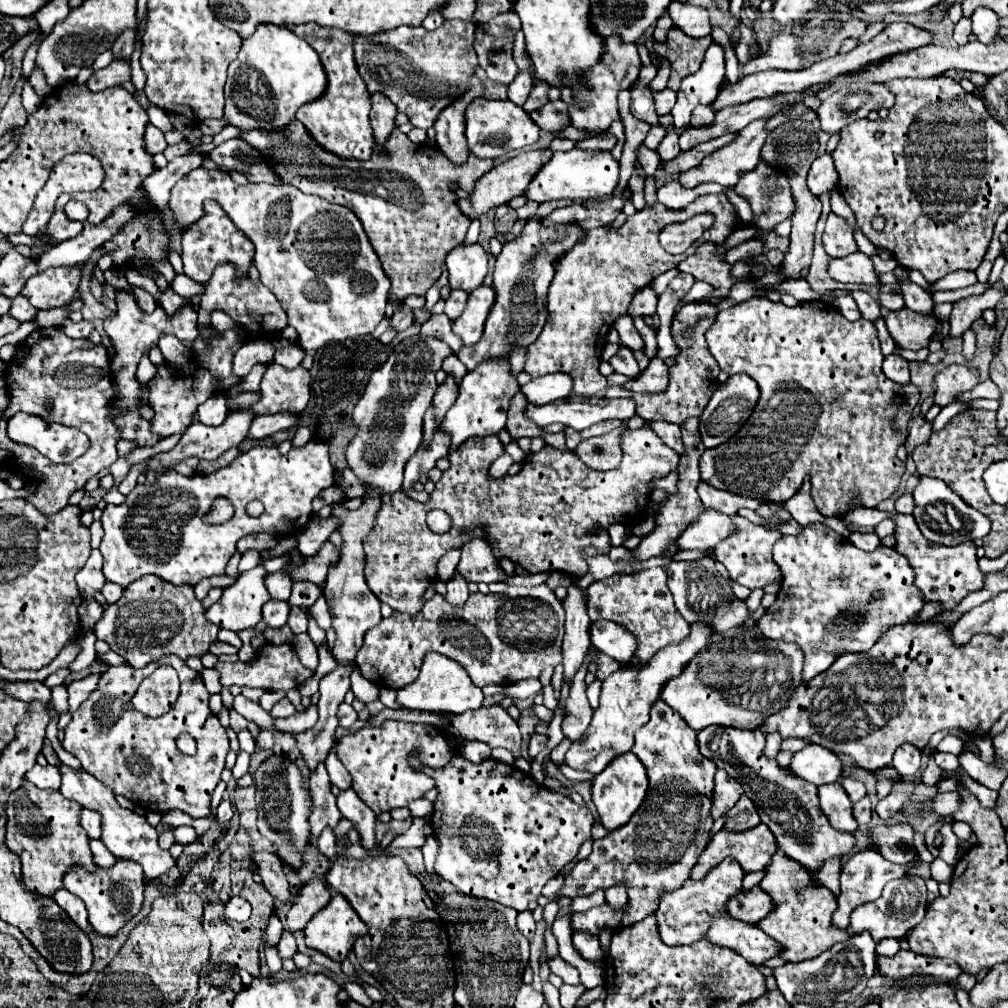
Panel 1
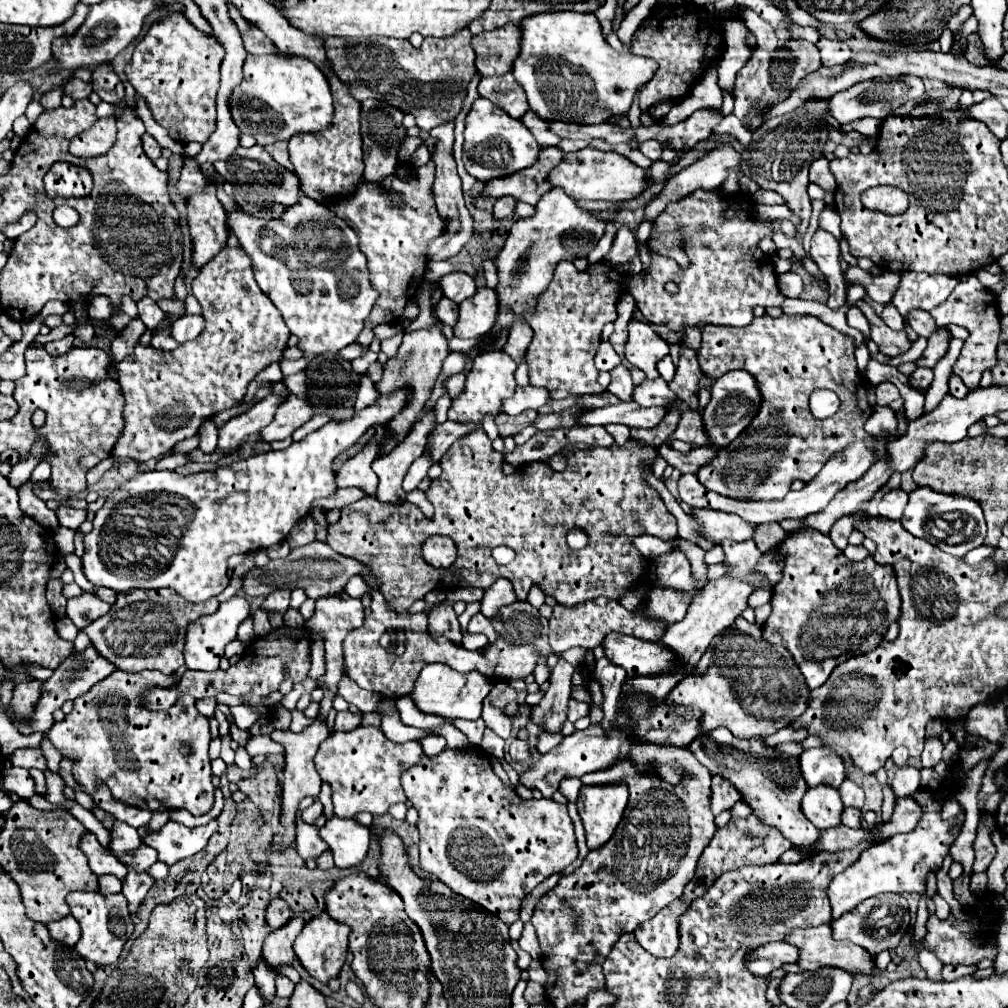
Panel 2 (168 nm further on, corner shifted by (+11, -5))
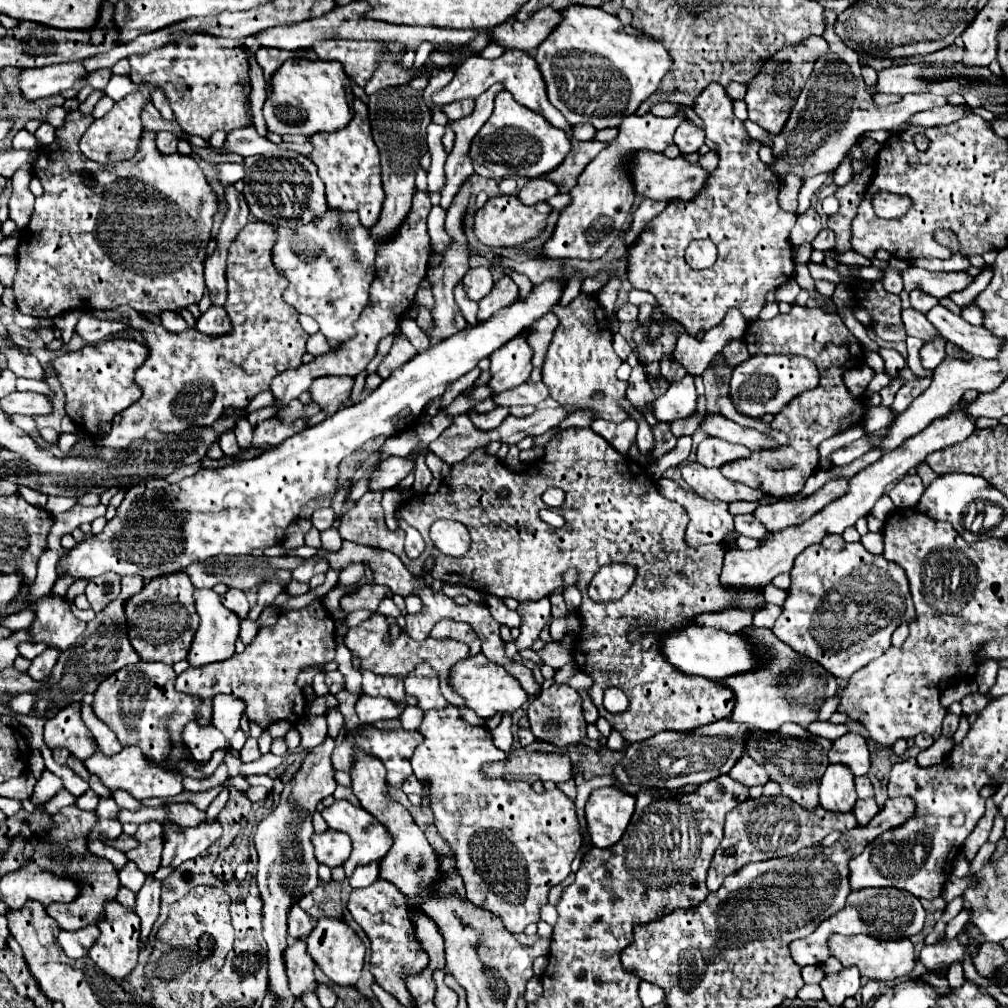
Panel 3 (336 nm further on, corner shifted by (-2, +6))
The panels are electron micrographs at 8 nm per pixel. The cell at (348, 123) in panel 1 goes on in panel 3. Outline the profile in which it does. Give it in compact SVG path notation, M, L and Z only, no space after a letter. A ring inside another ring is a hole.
M355 99L355 117L353 123L333 135L313 135L313 163L319 169L319 177L325 183L327 203L333 211L355 211L365 229L371 229L377 223L381 205L385 199L381 187L381 167L379 167L379 149L371 137L371 125L367 117L367 105Z

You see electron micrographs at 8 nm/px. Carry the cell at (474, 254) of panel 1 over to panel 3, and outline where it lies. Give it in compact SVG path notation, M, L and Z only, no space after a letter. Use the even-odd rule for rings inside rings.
M487 267L469 269L467 275L463 277L463 285L465 285L465 293L471 301L481 301L493 289L491 269L487 269Z

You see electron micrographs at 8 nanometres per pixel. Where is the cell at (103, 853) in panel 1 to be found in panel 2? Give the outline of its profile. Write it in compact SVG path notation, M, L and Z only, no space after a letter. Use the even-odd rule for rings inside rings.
M102 874L98 876L98 890L106 896L106 894L114 894L114 892L120 892L122 884L120 880L114 876L114 874Z

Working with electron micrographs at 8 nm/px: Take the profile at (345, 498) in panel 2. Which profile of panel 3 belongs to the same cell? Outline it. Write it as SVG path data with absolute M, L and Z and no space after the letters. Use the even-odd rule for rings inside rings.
M389 457L381 463L381 467L373 473L369 489L371 491L385 491L393 489L397 483L401 483L411 471L415 469L413 459L401 459L401 457Z

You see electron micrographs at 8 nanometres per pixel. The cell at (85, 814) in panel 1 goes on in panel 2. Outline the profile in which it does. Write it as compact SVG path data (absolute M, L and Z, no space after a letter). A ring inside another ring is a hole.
M92 832L82 834L78 846L80 846L80 850L86 854L88 864L90 864L90 868L92 868L96 874L114 874L118 880L124 878L126 866L124 866L122 862L118 862L116 856L110 854L110 850L104 848L104 846L96 840L96 834L92 834Z

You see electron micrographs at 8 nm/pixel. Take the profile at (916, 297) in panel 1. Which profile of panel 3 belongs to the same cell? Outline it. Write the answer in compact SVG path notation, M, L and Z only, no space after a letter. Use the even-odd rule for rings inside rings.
M935 305L929 313L927 319L937 327L937 331L951 343L955 343L961 351L973 355L973 357L983 357L983 359L997 359L1003 339L995 337L991 331L985 327L973 327L965 323L959 315L951 313L945 307Z

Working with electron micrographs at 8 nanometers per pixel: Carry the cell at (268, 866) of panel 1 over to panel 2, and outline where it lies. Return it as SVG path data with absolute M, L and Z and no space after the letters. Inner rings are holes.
M272 898L268 902L266 908L266 922L276 930L280 926L284 926L284 922L288 922L288 918L292 918L294 912L290 910L290 906L282 900L282 898Z

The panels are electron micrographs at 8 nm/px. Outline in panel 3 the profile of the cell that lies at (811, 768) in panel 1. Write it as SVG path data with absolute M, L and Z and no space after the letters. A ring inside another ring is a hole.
M847 733L835 739L829 751L829 761L847 765L853 771L853 775L867 775L871 767L871 757L865 737L859 733Z

